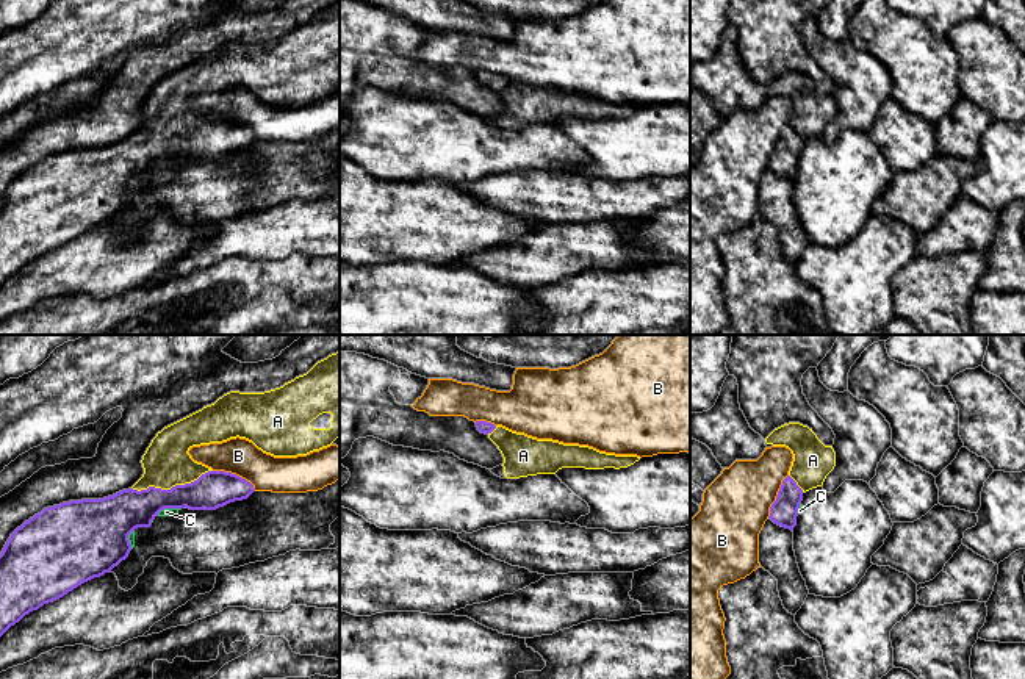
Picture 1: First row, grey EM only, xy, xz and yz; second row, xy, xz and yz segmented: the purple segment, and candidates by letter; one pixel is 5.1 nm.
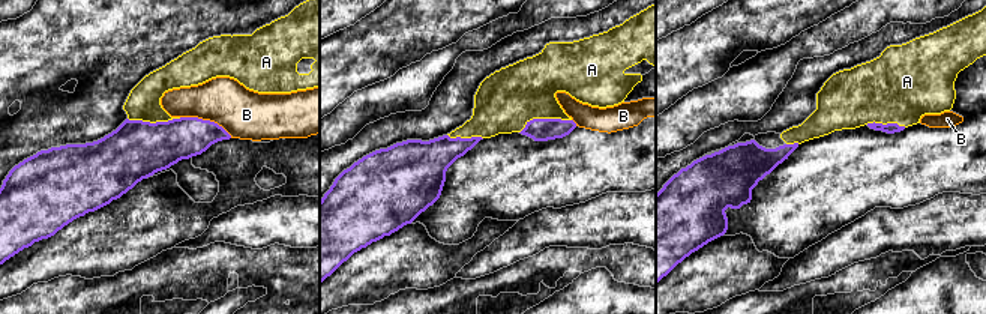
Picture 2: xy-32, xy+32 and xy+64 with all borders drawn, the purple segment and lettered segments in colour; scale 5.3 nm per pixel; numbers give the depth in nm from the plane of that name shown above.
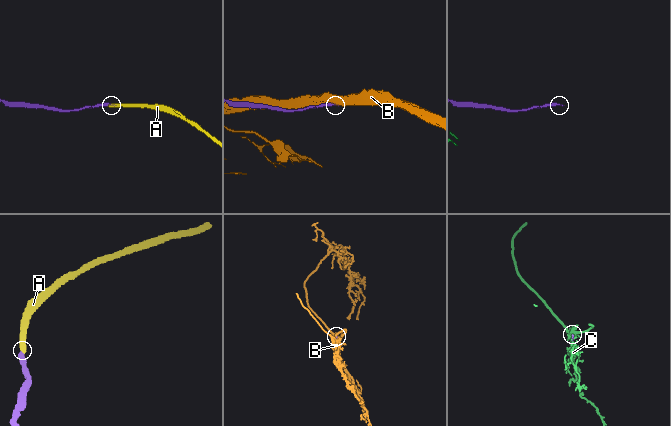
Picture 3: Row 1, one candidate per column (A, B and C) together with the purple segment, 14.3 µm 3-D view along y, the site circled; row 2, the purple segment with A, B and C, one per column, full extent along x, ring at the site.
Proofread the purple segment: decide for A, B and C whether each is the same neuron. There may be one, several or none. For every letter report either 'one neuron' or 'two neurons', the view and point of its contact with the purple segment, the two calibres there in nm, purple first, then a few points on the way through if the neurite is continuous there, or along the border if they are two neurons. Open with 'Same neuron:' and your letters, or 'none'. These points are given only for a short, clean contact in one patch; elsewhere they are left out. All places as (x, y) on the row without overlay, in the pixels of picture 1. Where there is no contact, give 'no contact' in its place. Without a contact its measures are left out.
Same neuron: A
A: one neuron | xy (172, 136) | 200/240 nm
B: two neurons | xy (235, 124) | 190/190 nm
C: two neurons | xy (168, 157) | 220/50 nm | along xy (180, 158), (161, 158), (157, 163)

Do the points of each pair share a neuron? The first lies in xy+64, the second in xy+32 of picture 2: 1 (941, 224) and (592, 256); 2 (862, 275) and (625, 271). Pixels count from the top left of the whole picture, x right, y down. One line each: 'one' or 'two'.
1: two
2: one

